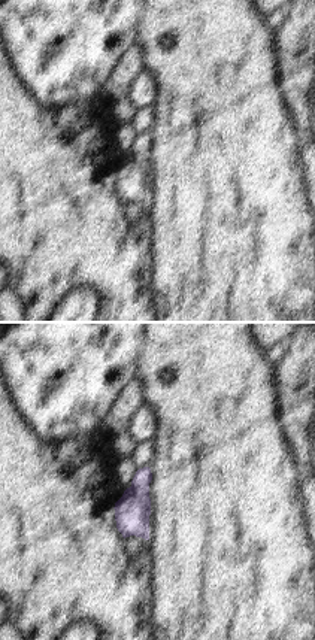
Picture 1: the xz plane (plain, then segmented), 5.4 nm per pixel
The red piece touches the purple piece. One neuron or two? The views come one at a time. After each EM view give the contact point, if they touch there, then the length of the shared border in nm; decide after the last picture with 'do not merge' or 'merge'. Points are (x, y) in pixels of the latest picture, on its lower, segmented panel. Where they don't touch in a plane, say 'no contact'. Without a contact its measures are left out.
no contact

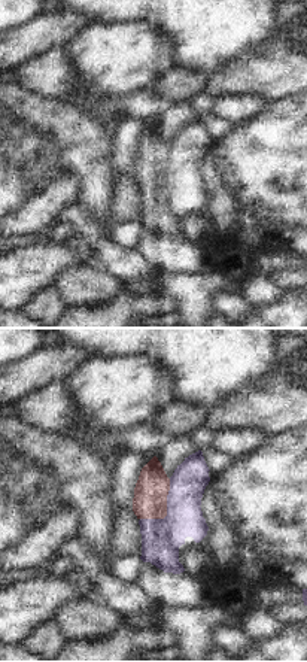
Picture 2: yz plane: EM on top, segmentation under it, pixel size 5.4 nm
(166, 510) | 280 nm

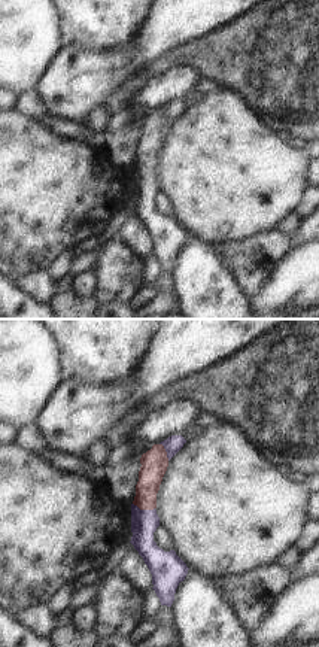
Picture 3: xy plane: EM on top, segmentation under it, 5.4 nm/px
(143, 509) | 120 nm

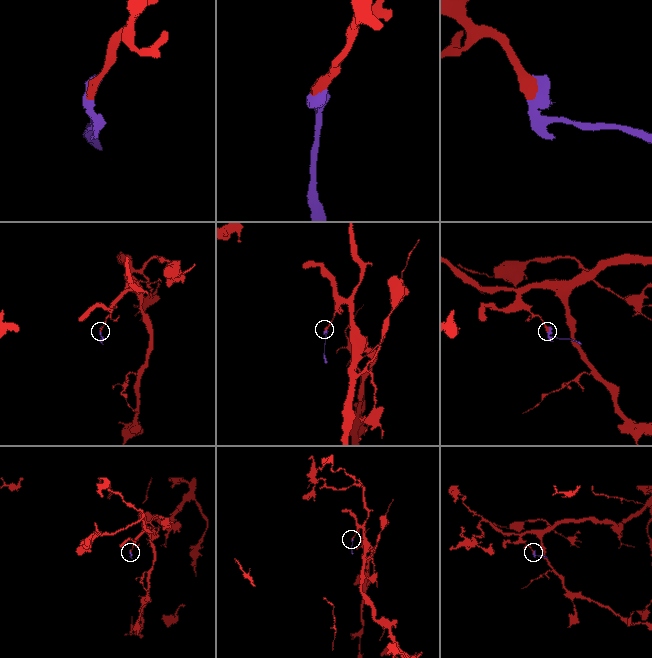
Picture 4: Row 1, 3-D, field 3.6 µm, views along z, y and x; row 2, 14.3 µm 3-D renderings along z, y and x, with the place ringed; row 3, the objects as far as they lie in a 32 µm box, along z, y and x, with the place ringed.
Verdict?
merge

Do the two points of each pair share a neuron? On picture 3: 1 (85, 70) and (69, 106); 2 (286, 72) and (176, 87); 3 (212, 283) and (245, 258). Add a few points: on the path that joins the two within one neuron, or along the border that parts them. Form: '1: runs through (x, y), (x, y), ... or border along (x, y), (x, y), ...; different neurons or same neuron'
1: runs through (79, 79), (69, 90), (69, 97); same neuron
2: border along (166, 67), (191, 66), (200, 76); different neurons
3: border along (216, 246), (216, 252), (233, 281), (249, 297); different neurons

